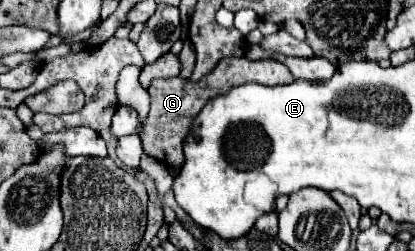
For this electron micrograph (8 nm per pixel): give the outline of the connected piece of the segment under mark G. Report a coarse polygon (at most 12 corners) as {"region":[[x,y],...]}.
{"region":[[224,58],[200,80],[158,78],[144,152],[182,168],[182,144],[208,100],[232,86],[292,84],[276,60]]}

